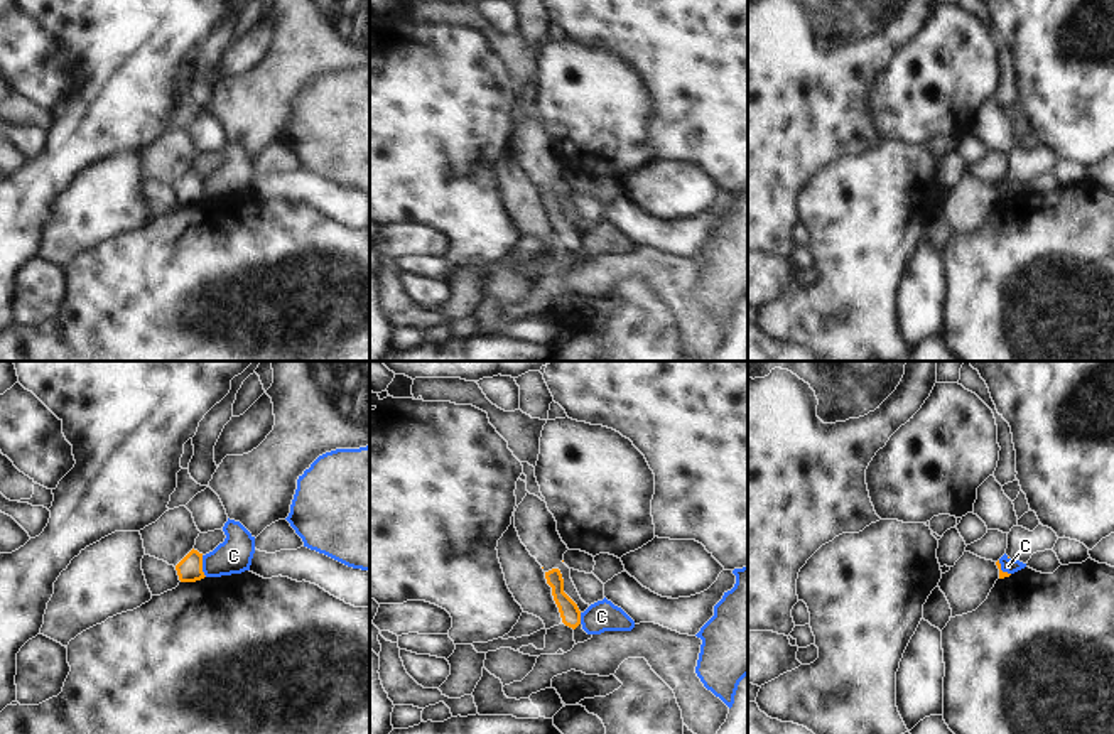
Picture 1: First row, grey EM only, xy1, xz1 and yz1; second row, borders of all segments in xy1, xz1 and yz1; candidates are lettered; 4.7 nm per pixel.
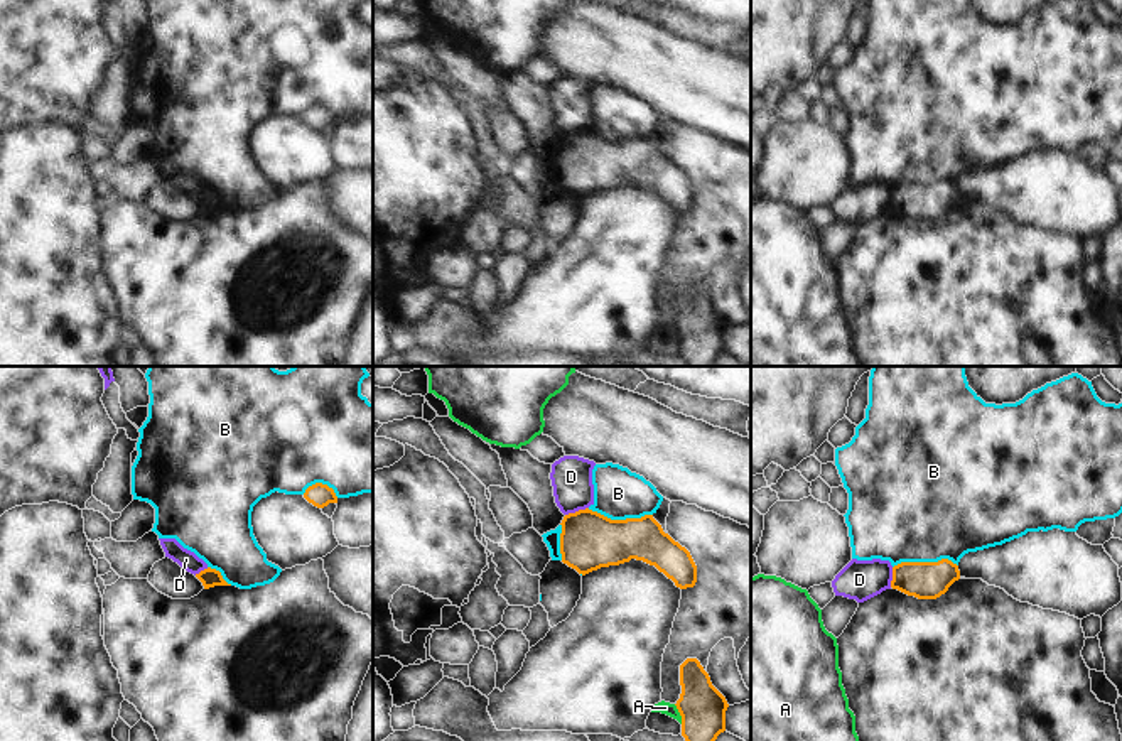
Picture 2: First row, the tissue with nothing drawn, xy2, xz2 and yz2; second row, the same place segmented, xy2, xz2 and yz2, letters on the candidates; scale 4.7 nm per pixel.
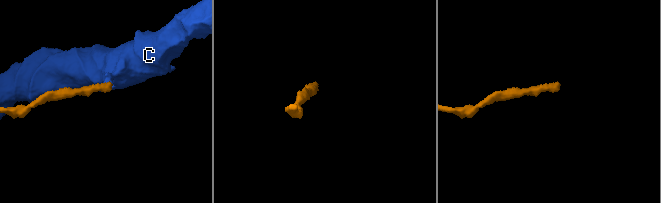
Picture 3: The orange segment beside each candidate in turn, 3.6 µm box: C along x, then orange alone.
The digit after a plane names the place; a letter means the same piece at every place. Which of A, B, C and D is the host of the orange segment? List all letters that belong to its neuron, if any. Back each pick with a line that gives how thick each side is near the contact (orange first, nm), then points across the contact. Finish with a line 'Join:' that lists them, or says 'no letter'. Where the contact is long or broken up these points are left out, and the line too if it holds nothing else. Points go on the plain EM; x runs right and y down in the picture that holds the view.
Join: no letter.

